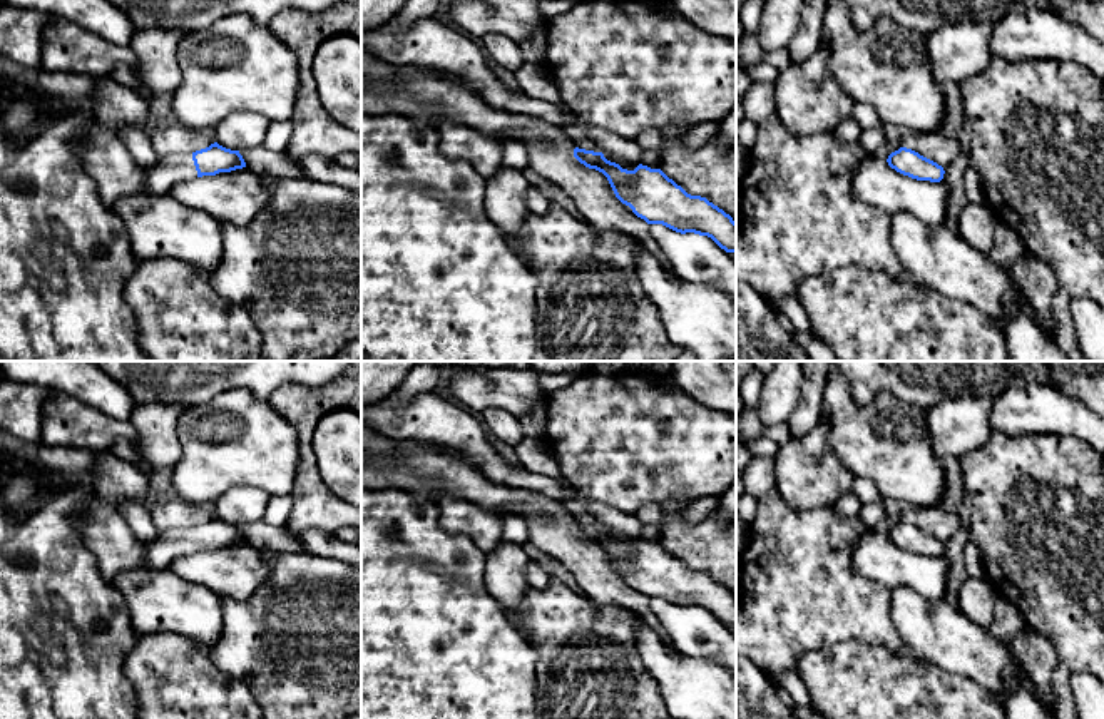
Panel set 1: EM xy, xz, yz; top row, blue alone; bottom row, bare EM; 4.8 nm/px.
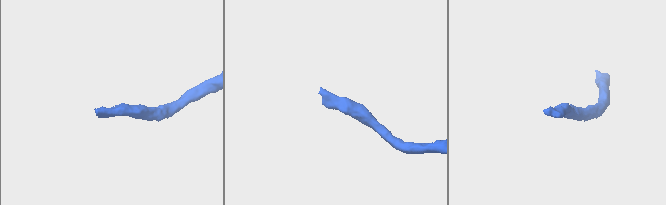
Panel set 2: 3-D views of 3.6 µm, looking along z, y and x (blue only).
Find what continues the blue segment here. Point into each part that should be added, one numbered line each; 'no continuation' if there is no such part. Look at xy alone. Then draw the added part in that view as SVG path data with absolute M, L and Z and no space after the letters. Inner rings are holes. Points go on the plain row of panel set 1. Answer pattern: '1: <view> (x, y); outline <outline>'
1: xy (168, 545); outline M192 527L159 532L154 540L144 545L146 562L151 569L169 569L176 558L196 552Z

